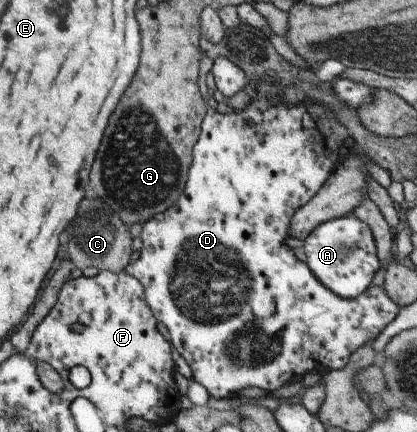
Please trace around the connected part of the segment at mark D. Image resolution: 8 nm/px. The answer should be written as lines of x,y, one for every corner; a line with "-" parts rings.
274,77
262,79
254,84
256,96
250,97
249,104
244,109
233,110
228,114
221,114
209,107
201,124
200,137
193,147
193,161
182,195
170,208
157,213
148,221
143,222
140,233
142,248
140,258
135,263
129,263
125,269
128,275
138,278
144,287
146,303
150,307
157,321
163,322
170,332
170,343
175,355
182,356
191,367
192,380
202,385
211,399
229,399
239,396
242,389
256,387
269,392
279,389
284,384
302,379
310,371
320,373
341,370
348,365
350,355
377,338
381,331
398,314
398,307
382,287
370,287
354,299
346,299
333,294
316,279
306,265
296,257
294,251
286,244
289,235
290,221
300,207
304,207
325,185
337,164
344,158
348,144
354,139
346,131
342,123
336,121
336,115
324,105
311,101
308,97
300,97
297,104
288,105
283,99
284,87
276,83

